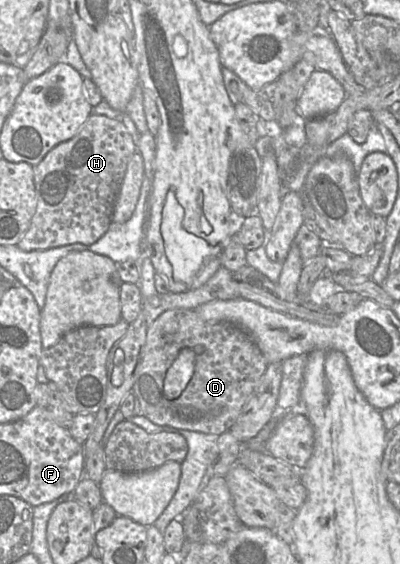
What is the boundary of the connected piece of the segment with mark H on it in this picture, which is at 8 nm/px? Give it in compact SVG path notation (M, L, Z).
M92 113L73 138L56 145L33 166L37 206L18 248L23 251L45 250L75 243L91 245L98 241L112 223L114 201L128 161L136 151L136 143L122 121Z

